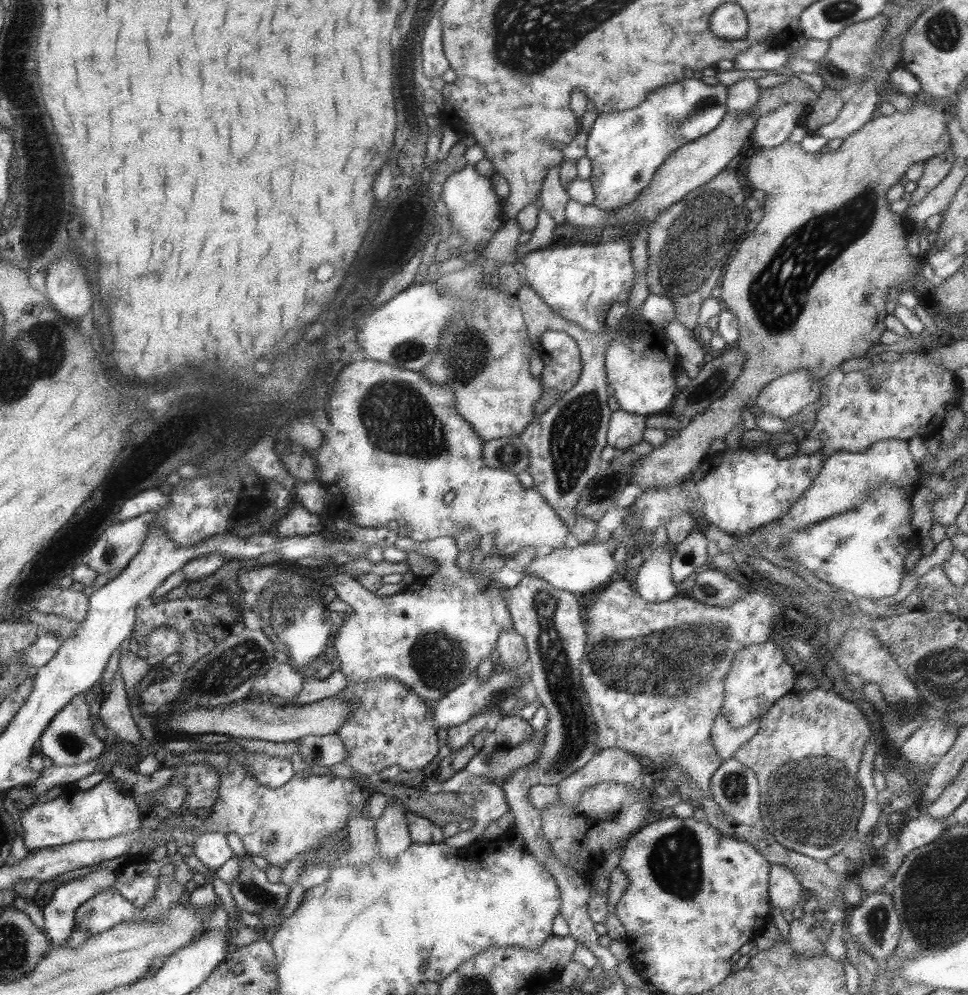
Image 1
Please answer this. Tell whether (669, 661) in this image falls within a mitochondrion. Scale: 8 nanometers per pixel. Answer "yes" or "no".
yes

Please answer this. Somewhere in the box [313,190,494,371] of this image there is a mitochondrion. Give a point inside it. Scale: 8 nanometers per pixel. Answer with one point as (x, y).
(409, 350)

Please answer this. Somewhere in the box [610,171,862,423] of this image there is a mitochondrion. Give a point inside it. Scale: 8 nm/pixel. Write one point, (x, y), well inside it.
(696, 238)

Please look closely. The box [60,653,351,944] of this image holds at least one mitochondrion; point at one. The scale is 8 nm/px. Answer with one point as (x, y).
(264, 899)

